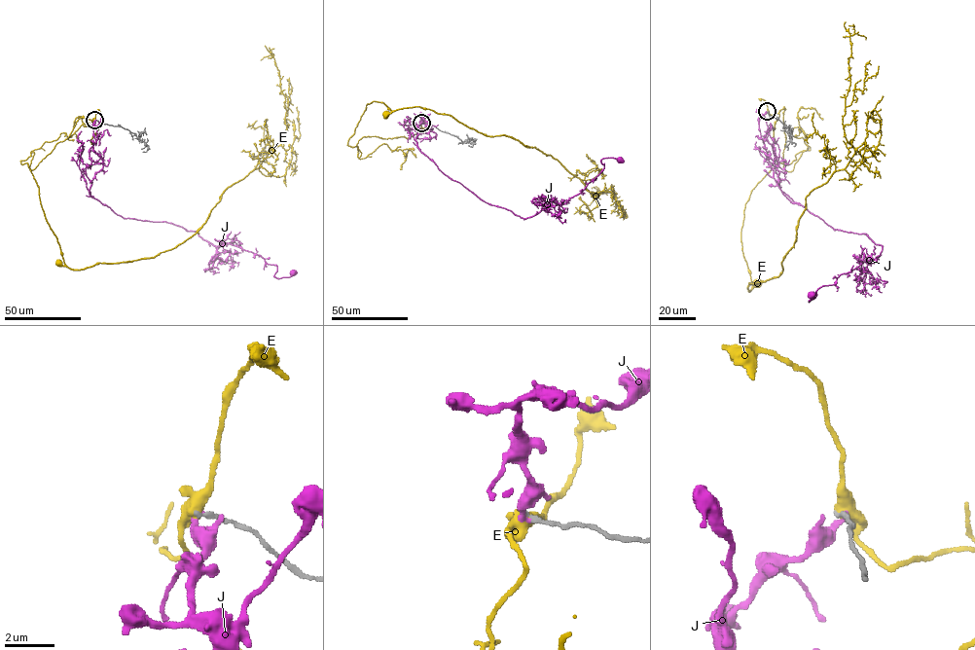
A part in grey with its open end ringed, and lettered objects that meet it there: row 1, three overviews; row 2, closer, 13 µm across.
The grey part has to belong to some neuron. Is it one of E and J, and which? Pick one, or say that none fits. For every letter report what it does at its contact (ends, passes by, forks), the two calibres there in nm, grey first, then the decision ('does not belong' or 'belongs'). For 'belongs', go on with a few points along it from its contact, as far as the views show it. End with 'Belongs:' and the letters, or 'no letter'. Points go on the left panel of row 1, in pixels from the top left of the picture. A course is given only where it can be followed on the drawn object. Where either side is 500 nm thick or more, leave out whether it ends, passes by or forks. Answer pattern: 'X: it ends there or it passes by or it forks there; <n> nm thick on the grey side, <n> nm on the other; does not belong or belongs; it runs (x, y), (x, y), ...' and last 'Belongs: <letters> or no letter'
E: it forks there; 170 nm thick on the grey side, 400 nm on the other; does not belong
J: it ends there; 180 nm thick on the grey side, 240 nm on the other; does not belong
Belongs: no letter

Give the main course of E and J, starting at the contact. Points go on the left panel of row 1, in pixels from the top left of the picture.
E: (94, 120), (80, 118), (33, 169), (32, 151), (20, 161), (27, 163), (39, 188), (65, 265), (58, 263)
J: (94, 120), (90, 197), (125, 218), (170, 223), (260, 255), (277, 267), (276, 278), (293, 272)

